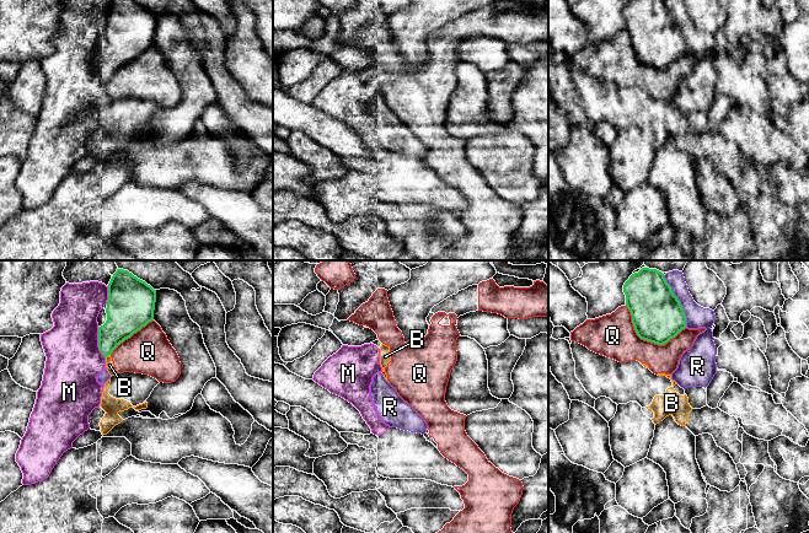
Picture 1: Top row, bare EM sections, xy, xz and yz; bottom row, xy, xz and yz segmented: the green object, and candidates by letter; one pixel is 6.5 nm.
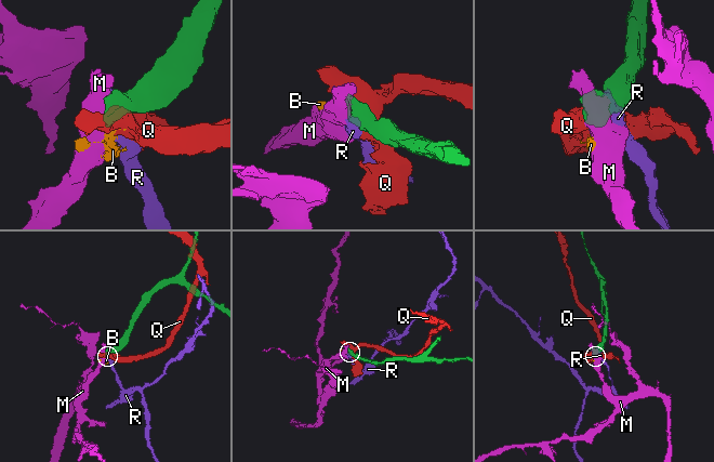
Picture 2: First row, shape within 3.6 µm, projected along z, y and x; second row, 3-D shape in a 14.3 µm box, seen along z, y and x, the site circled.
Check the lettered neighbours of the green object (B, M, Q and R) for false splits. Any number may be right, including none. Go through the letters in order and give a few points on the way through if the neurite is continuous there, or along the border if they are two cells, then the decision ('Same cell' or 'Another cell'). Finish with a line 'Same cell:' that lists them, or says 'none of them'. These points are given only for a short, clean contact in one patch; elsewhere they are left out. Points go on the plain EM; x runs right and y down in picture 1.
B: Another cell
M: Another cell
Q: Another cell
R: Another cell
Same cell: none of them

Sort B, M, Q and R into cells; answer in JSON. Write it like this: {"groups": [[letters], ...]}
{"groups": [["B"], ["M"], ["Q"], ["R"]]}

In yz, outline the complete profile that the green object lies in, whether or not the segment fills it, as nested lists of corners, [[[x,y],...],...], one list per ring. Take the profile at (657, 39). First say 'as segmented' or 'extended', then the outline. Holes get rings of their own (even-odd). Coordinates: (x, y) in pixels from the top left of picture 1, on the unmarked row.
as segmented | [[[631,0],[623,17],[641,64],[664,70],[686,53],[684,33],[664,0]]]

